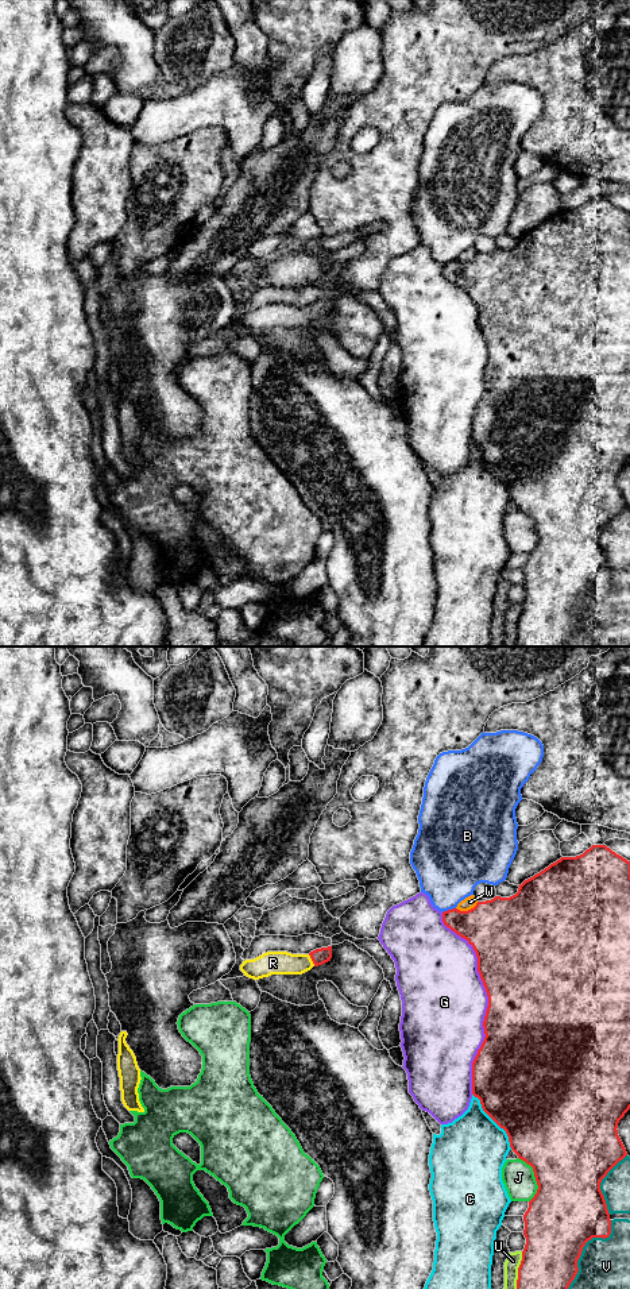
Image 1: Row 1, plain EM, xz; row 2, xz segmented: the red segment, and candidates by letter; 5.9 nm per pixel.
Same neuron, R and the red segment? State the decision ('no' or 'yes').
yes

